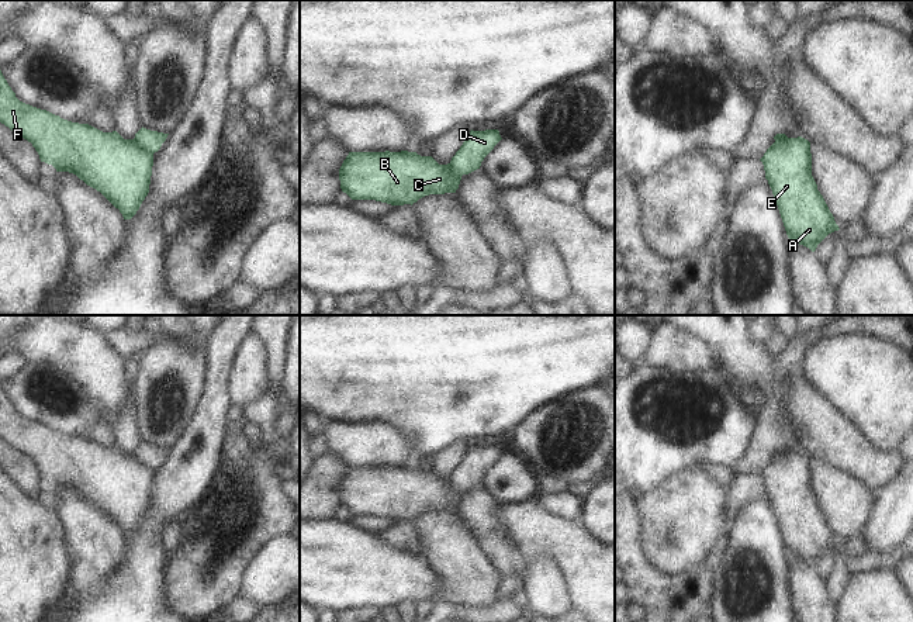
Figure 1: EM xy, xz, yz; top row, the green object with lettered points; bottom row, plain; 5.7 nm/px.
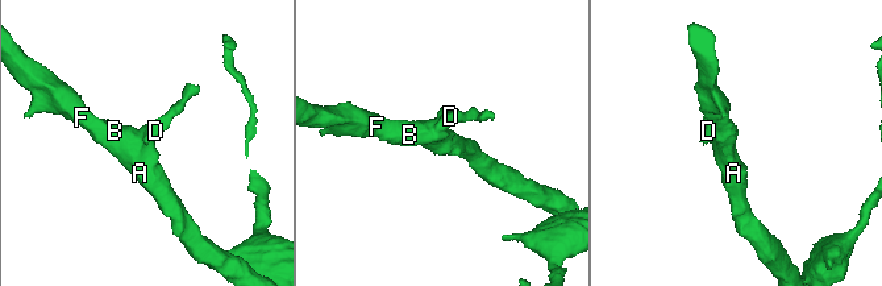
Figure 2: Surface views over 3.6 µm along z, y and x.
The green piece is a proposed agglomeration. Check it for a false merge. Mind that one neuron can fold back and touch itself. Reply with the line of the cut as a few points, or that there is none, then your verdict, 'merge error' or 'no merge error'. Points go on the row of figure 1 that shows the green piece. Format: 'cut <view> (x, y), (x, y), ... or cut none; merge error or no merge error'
cut xy (134, 138), (152, 154); merge error

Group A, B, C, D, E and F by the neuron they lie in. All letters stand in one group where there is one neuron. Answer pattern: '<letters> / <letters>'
A B C E F / D

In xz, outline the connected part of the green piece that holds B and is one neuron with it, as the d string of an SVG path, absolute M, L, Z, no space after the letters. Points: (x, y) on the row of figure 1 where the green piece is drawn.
M349 152L339 169L340 189L352 200L414 204L429 194L456 193L461 176L416 152Z

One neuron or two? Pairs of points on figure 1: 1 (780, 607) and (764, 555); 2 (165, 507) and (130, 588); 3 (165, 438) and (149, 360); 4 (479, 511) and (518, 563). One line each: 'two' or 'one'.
1: one
2: one
3: one
4: one

